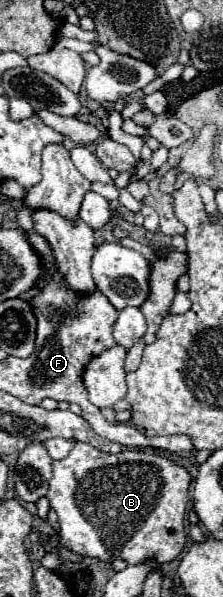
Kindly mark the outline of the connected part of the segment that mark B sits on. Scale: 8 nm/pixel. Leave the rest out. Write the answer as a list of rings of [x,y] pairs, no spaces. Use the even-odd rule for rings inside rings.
[[[78,442],[64,460],[54,462],[54,476],[48,488],[50,506],[56,510],[60,522],[56,534],[58,542],[74,554],[96,558],[100,562],[112,562],[112,558],[120,558],[128,564],[140,564],[150,558],[156,564],[172,562],[186,542],[184,512],[188,504],[188,486],[190,474],[164,456],[140,450],[106,454],[90,444]]]

